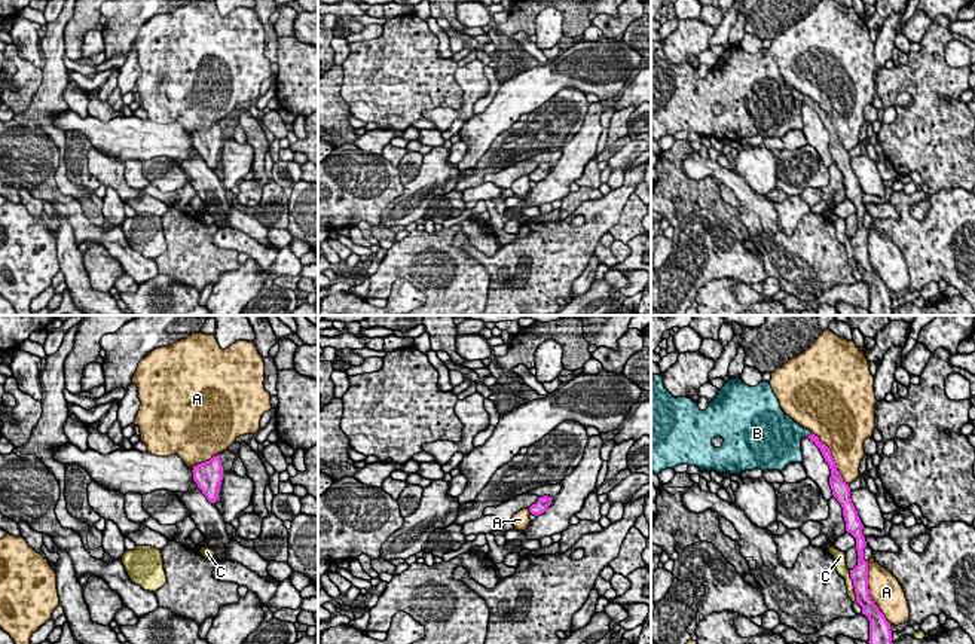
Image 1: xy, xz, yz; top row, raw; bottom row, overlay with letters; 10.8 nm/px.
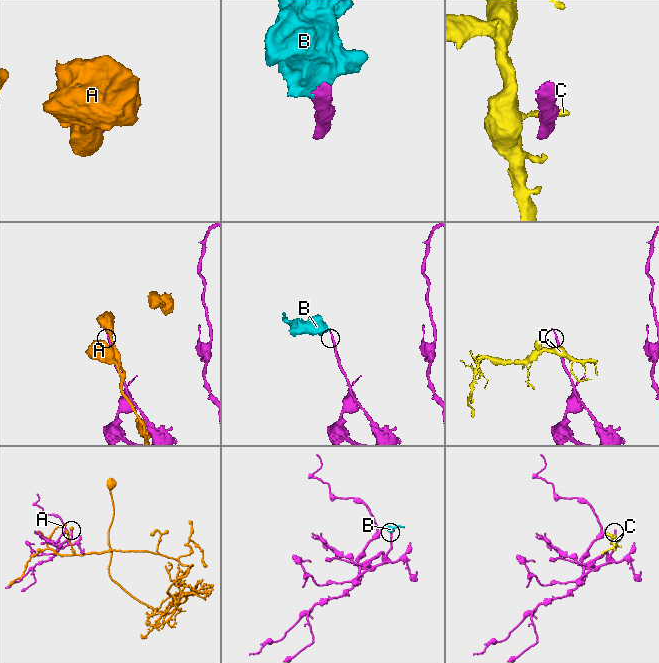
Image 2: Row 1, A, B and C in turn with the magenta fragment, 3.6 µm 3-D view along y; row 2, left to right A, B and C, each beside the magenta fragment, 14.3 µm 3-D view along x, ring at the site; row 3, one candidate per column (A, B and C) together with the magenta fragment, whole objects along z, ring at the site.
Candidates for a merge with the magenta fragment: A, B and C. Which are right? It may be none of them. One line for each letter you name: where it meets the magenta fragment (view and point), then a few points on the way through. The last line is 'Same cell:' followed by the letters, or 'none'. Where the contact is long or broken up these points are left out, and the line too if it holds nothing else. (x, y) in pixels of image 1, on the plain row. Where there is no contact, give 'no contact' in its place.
B: contact yz (810, 101)
Same cell: B

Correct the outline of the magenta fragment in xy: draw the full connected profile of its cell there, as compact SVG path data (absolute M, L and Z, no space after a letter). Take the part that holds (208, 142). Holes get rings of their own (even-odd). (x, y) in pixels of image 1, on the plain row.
M220 122L195 132L192 138L198 155L202 158L207 167L214 171L220 164L218 158L224 141Z

